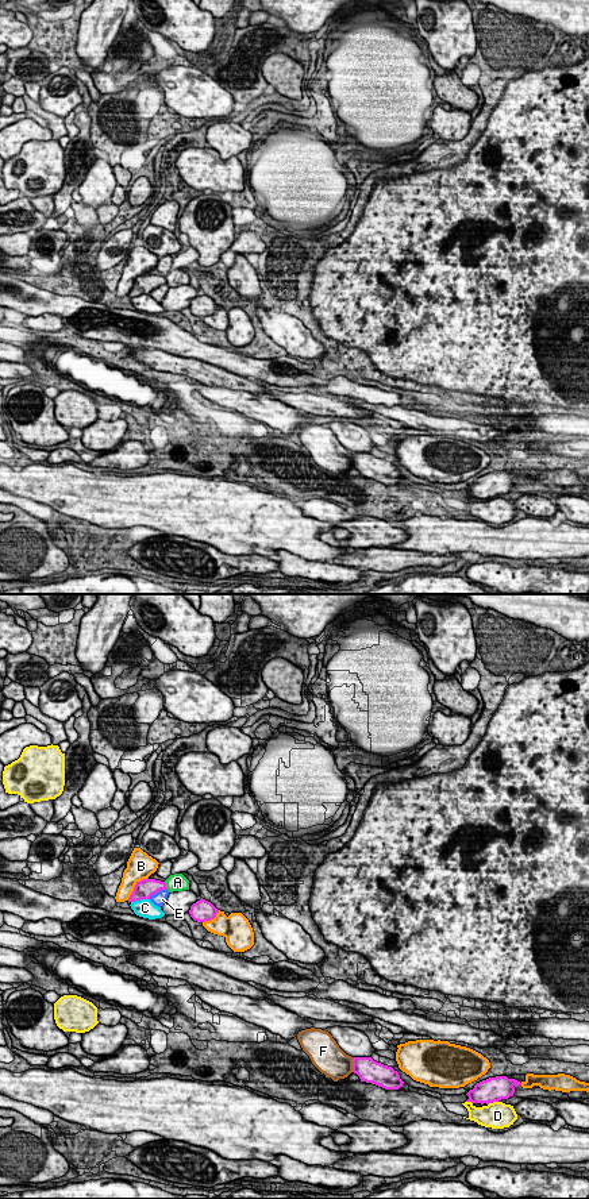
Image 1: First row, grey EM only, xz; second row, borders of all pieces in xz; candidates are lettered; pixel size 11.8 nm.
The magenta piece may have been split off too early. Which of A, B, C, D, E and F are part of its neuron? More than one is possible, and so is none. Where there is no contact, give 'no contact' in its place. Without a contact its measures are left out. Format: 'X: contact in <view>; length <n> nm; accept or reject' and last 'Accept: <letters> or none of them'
A: contact in xz; length 110 nm; reject
B: contact in xz; length 380 nm; reject
C: contact in xz; length 220 nm; reject
D: contact in xz; length 140 nm; reject
E: contact in xz; length 260 nm; reject
F: contact in xz; length 180 nm; reject
Accept: none of them

